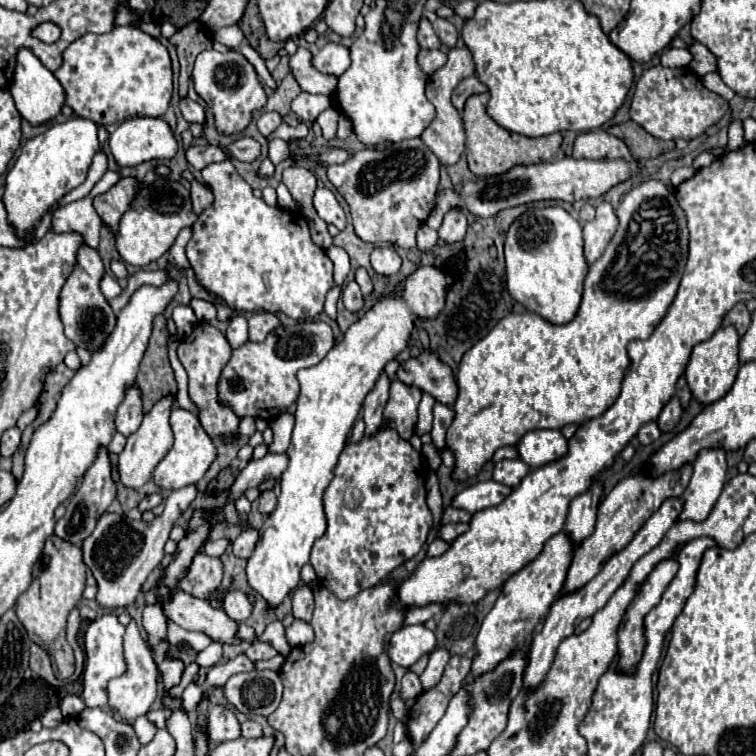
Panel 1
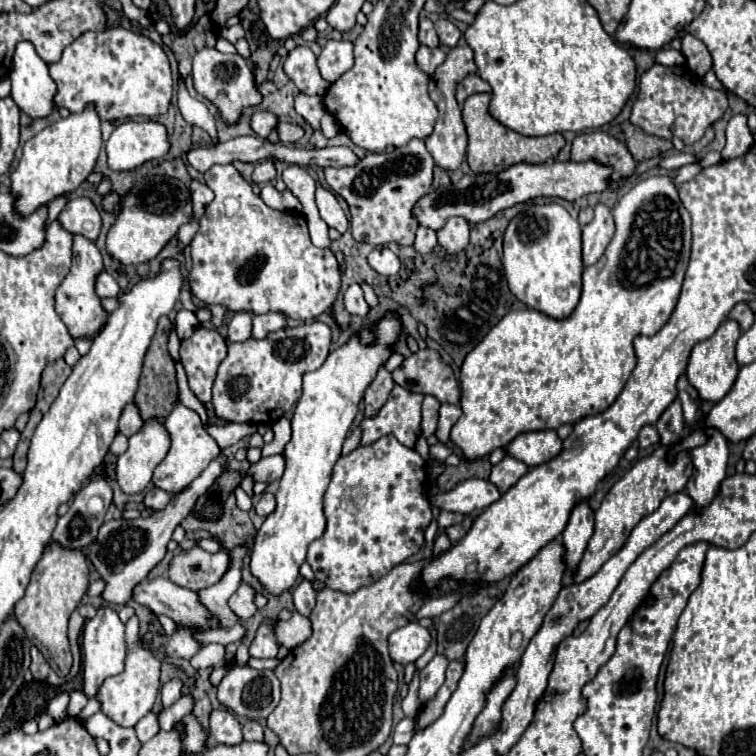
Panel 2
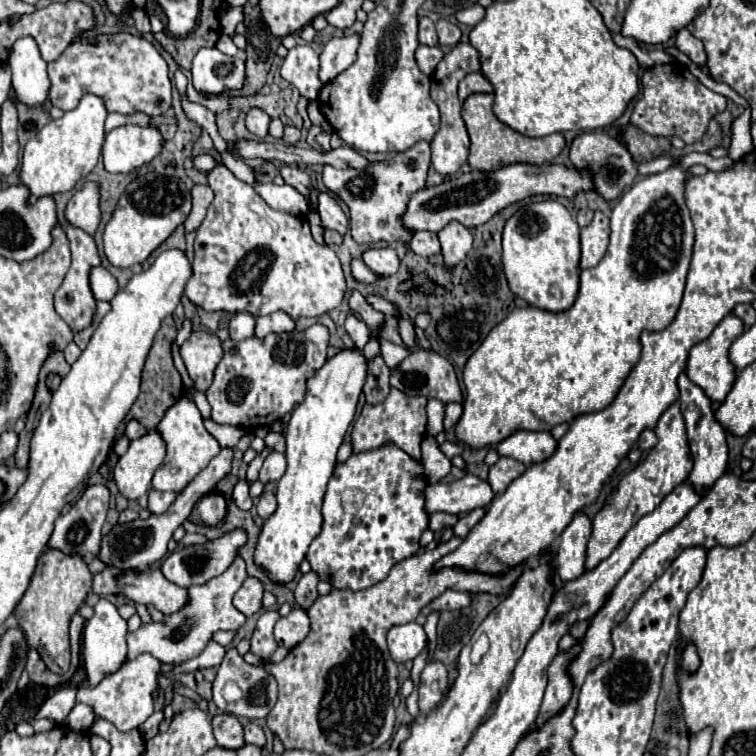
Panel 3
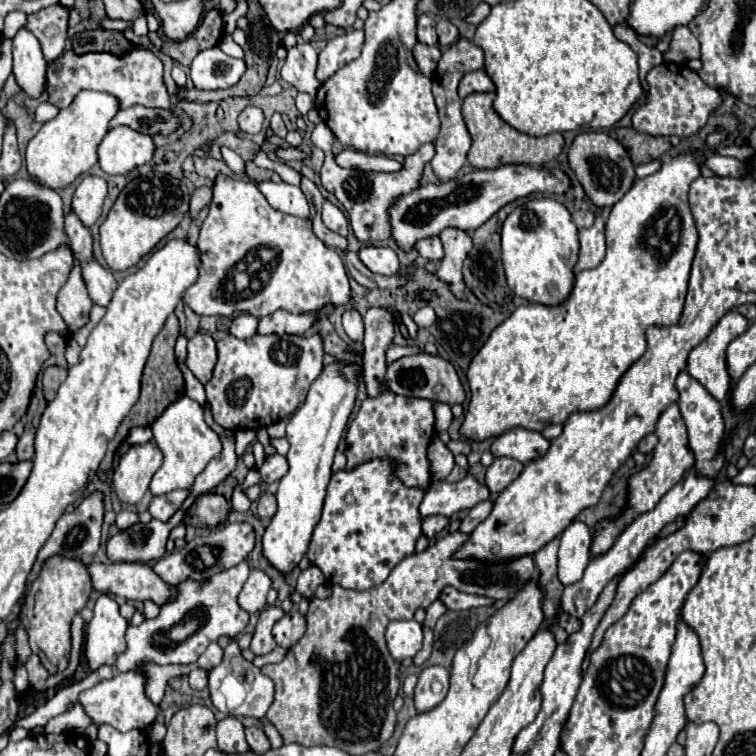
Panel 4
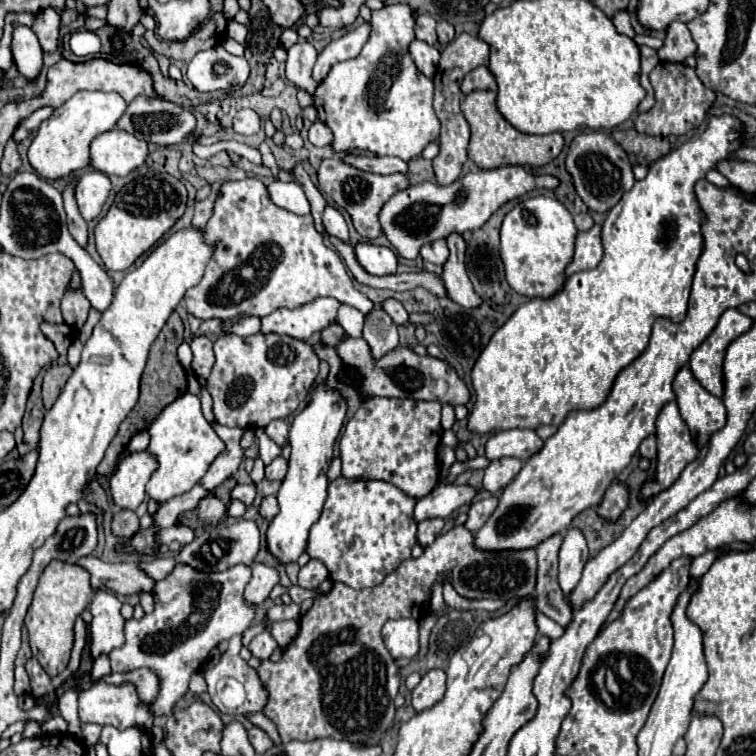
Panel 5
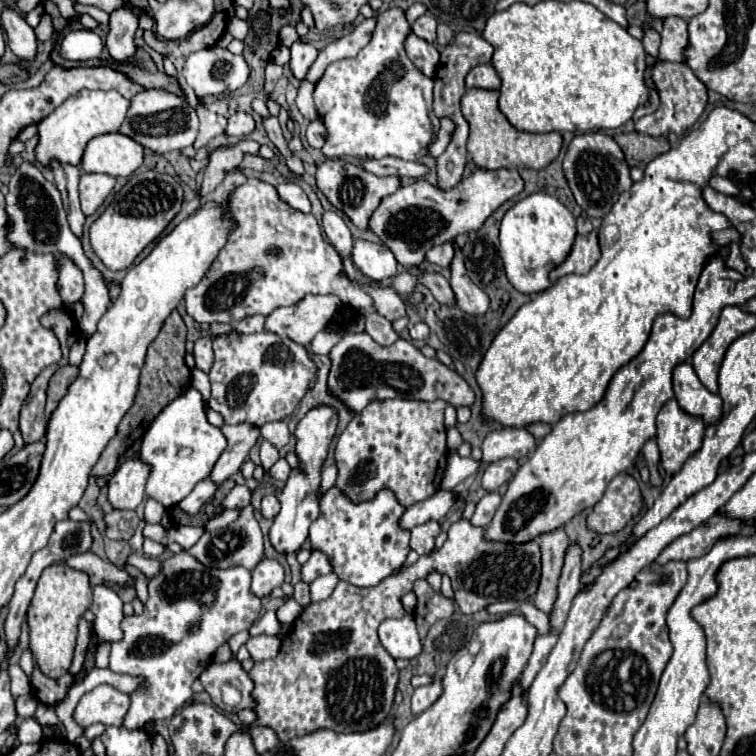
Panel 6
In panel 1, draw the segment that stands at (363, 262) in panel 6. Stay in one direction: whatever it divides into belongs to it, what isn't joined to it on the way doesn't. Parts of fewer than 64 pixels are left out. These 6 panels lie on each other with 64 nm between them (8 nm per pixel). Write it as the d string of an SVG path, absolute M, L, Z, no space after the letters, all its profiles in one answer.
M378 246L370 254L370 262L372 262L372 268L378 274L392 276L392 274L396 274L400 270L402 258L398 256L398 252L392 246Z

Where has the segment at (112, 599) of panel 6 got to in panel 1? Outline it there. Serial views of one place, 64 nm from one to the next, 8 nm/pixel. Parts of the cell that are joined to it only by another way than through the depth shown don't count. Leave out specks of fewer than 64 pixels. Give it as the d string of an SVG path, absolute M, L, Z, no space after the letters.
M104 614L90 622L86 636L84 636L84 650L86 650L86 666L84 666L84 702L88 708L104 708L108 704L108 682L126 670L126 660L122 654L122 638L124 638L124 626L118 622L114 614Z

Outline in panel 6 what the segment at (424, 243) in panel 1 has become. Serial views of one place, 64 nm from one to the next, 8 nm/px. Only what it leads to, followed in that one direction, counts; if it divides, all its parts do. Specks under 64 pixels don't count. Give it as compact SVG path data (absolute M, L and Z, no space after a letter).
M444 242L440 246L434 246L432 250L428 250L426 254L426 260L436 264L436 266L442 266L442 268L448 268L450 262L452 262L452 256L454 256L454 250L452 250L452 244L450 242Z

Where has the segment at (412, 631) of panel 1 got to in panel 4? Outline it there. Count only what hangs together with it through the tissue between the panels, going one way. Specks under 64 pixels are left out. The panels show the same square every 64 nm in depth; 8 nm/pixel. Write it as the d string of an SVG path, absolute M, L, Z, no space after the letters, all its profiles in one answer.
M416 620L390 622L386 628L386 642L392 658L396 662L414 658L422 648L422 636L422 624L418 624Z

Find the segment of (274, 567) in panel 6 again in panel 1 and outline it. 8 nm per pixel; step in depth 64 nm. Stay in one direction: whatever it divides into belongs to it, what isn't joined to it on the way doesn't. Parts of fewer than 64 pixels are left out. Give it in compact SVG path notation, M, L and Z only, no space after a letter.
M234 590L234 592L228 592L224 596L224 602L222 602L222 610L236 622L244 622L250 612L252 612L252 604L248 602L248 596L240 590Z

